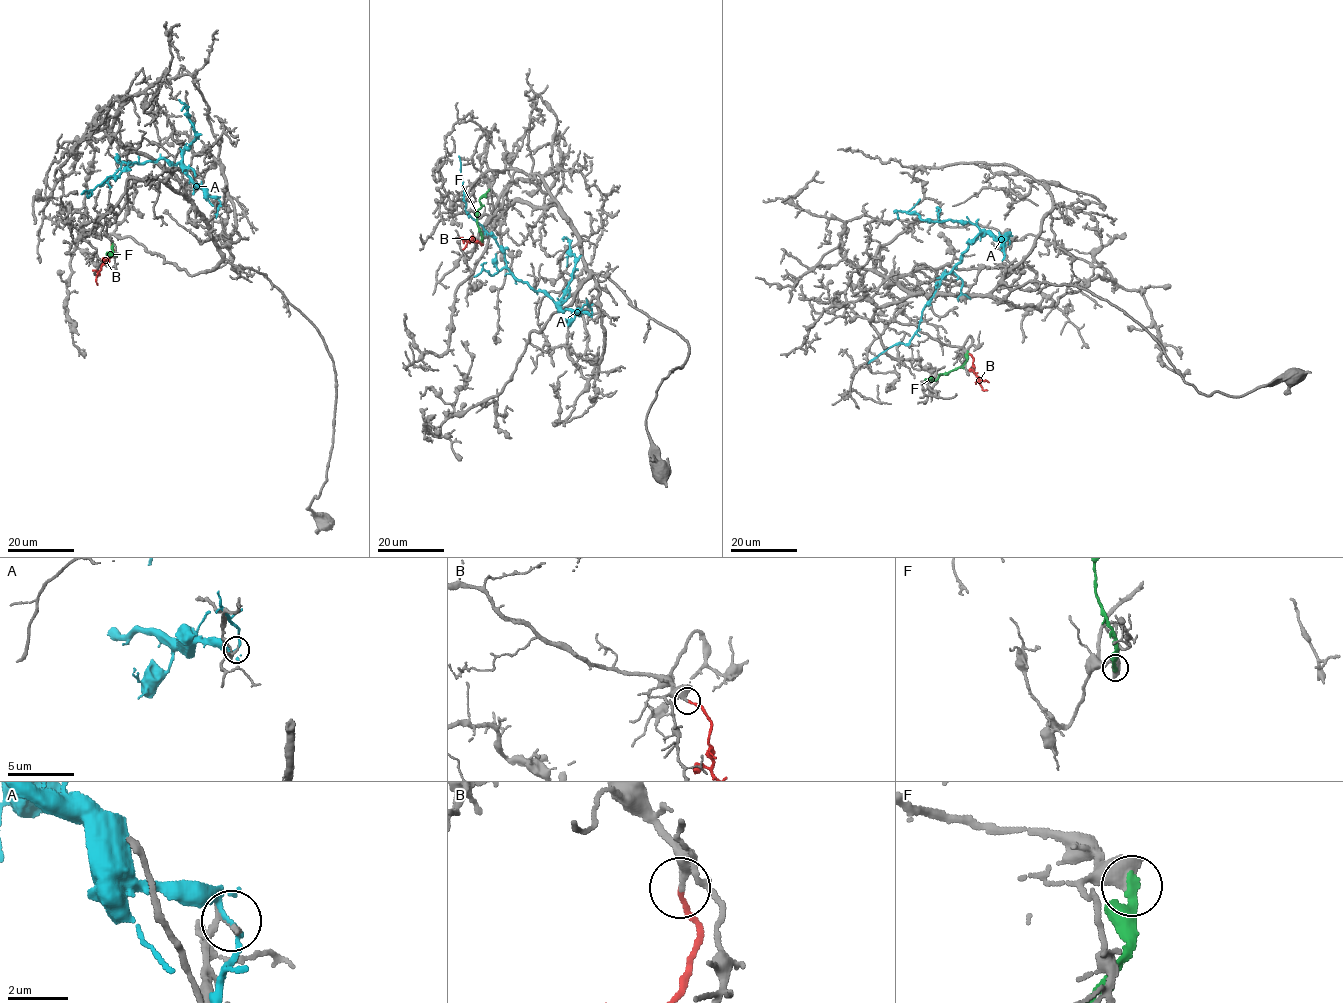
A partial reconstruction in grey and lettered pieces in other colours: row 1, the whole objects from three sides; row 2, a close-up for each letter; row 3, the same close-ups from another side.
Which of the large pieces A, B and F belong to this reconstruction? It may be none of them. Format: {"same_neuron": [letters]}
{"same_neuron": ["B"]}

